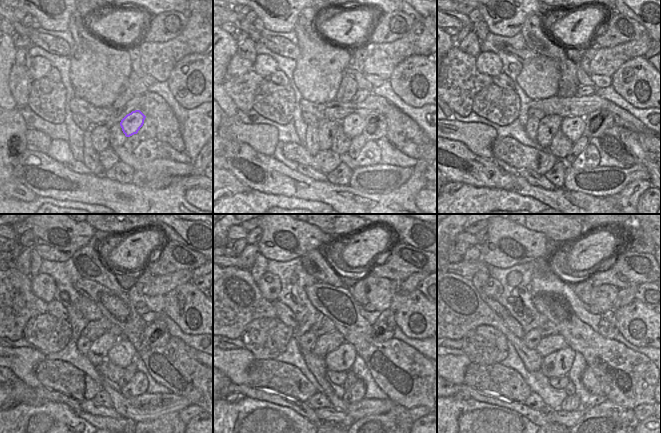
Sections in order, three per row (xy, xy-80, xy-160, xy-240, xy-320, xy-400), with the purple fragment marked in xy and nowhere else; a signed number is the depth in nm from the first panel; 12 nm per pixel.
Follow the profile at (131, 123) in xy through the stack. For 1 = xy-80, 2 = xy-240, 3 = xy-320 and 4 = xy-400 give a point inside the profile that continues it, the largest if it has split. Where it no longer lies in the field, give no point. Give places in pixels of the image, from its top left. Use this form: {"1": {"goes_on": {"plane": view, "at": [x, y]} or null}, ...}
{"1": {"goes_on": {"plane": "xy-80", "at": [352, 125]}}, "2": {"goes_on": {"plane": "xy-240", "at": [121, 354]}}, "3": {"goes_on": {"plane": "xy-320", "at": [341, 359]}}, "4": {"goes_on": {"plane": "xy-400", "at": [558, 364]}}}

